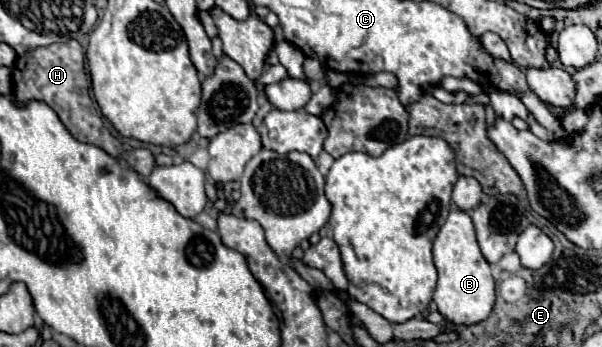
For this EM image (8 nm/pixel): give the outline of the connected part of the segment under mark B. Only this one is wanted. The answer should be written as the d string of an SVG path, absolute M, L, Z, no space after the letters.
M451 210L447 222L441 226L437 238L433 240L433 262L439 272L433 302L441 316L453 324L473 326L483 322L495 304L495 280L491 276L491 266L483 258L471 216L463 210Z

